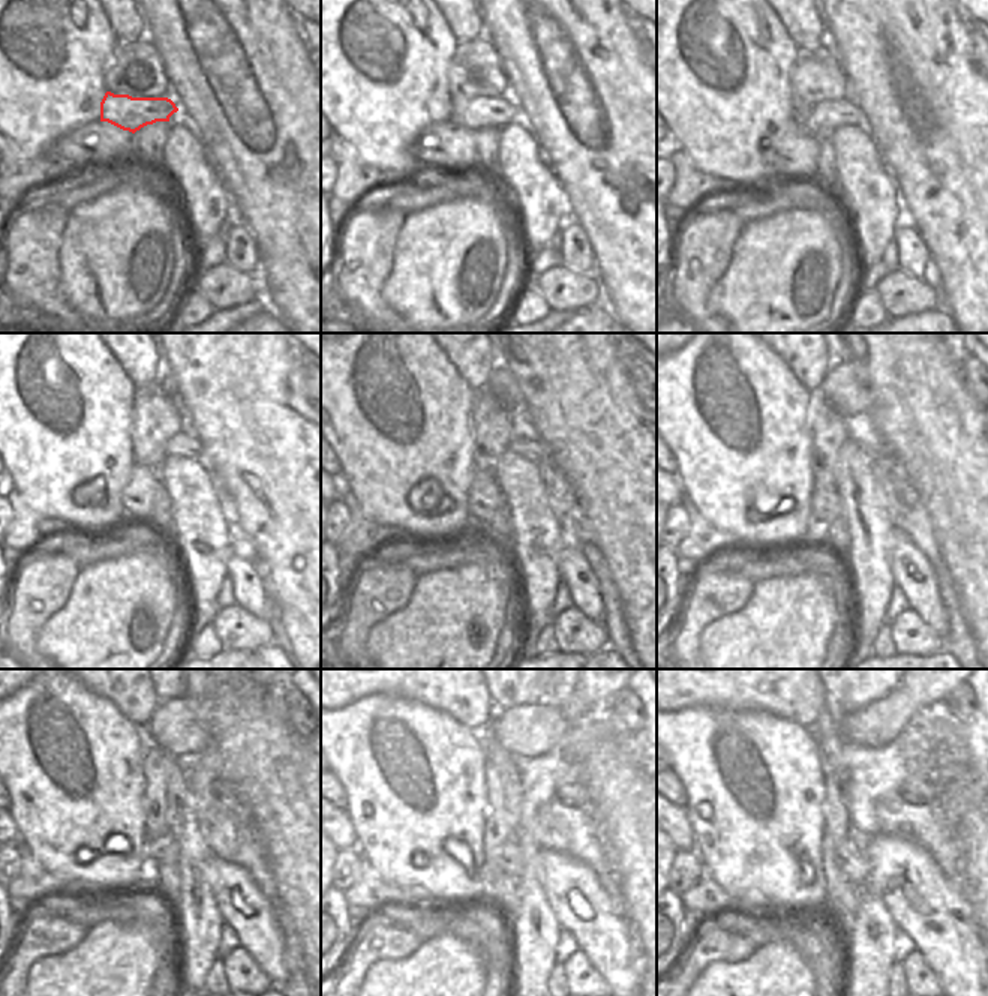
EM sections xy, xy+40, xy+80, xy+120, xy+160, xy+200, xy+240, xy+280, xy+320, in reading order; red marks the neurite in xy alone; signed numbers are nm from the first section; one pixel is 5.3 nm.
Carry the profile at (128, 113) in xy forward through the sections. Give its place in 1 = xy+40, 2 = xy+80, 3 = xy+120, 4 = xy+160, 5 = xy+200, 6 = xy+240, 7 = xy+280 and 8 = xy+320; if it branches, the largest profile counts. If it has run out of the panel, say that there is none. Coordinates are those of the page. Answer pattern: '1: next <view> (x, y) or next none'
1: next xy+40 (479, 113)
2: next xy+80 (825, 117)
3: next xy+120 (183, 444)
4: next xy+160 (534, 450)
5: next xy+200 (879, 450)
6: next xy+240 (221, 789)
7: next xy+280 (574, 792)
8: next xy+320 (918, 789)

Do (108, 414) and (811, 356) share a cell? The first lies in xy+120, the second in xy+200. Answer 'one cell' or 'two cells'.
two cells

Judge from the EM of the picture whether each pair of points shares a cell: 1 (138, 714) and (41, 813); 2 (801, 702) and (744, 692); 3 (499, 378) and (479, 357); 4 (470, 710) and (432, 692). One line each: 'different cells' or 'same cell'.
1: different cells
2: same cell
3: different cells
4: same cell

